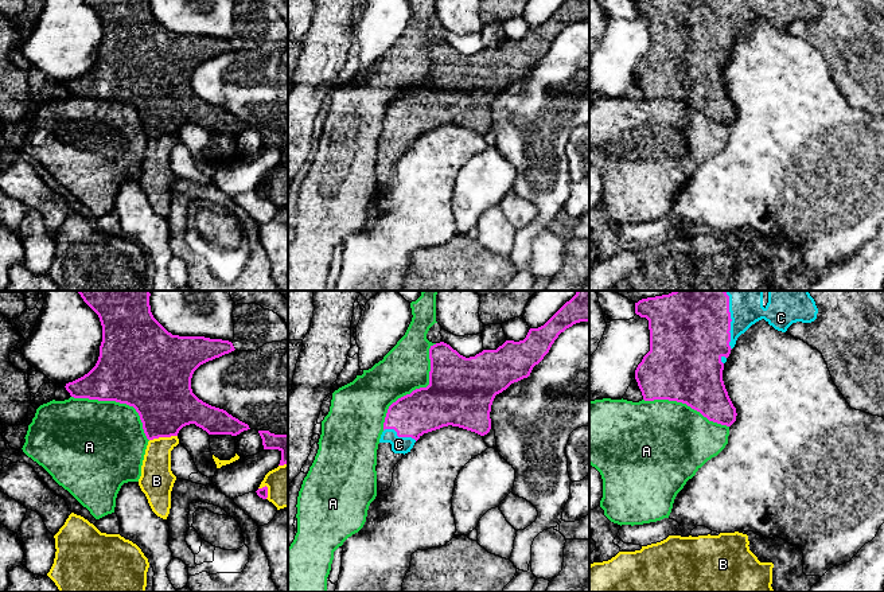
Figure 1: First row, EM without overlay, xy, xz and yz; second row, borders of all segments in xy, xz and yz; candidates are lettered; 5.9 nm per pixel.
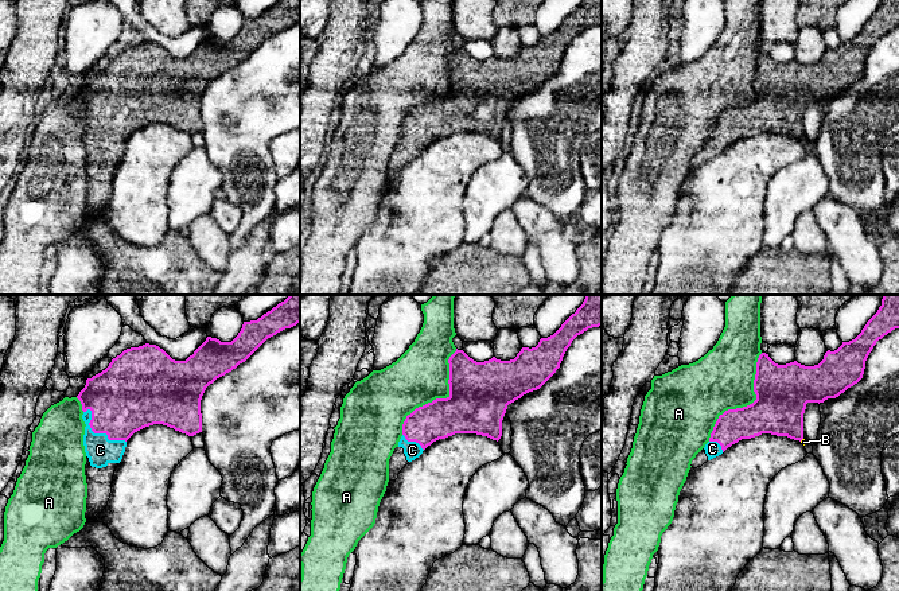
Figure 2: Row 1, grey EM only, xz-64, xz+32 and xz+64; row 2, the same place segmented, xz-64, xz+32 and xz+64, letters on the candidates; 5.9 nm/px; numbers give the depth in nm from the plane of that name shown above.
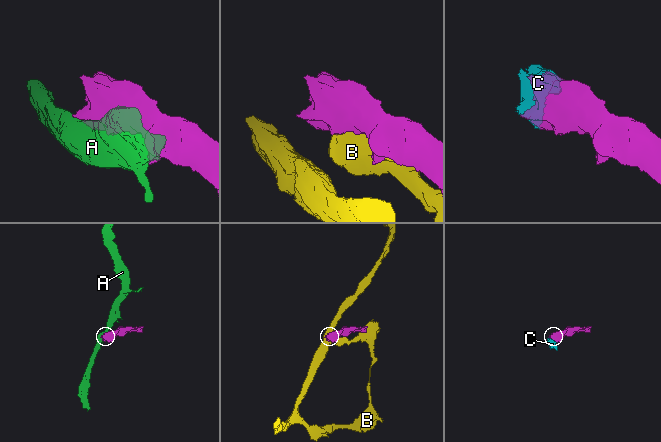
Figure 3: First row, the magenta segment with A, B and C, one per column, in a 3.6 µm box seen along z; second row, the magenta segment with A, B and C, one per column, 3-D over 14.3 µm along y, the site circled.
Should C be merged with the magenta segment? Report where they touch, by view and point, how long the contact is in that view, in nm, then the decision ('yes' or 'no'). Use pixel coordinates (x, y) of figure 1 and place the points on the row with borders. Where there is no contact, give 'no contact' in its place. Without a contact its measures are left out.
yz (731, 320) | 360 nm | yes

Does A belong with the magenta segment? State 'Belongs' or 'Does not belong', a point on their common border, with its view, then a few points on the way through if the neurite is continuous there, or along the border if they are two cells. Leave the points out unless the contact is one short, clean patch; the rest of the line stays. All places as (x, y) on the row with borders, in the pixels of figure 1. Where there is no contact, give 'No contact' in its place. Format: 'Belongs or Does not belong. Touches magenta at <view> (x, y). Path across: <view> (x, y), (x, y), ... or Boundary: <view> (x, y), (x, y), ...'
Does not belong. Touches magenta at xz (417, 389)

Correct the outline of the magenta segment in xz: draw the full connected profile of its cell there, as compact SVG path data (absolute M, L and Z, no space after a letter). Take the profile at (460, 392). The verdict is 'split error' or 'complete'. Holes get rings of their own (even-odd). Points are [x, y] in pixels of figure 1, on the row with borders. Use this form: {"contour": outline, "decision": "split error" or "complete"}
{"contour": "M577 291L523 340L506 340L496 350L466 358L444 342L431 346L429 385L388 409L377 449L377 491L390 488L396 464L424 433L452 425L487 435L495 396L527 378L558 335L580 322L589 322L589 291Z", "decision": "split error"}

